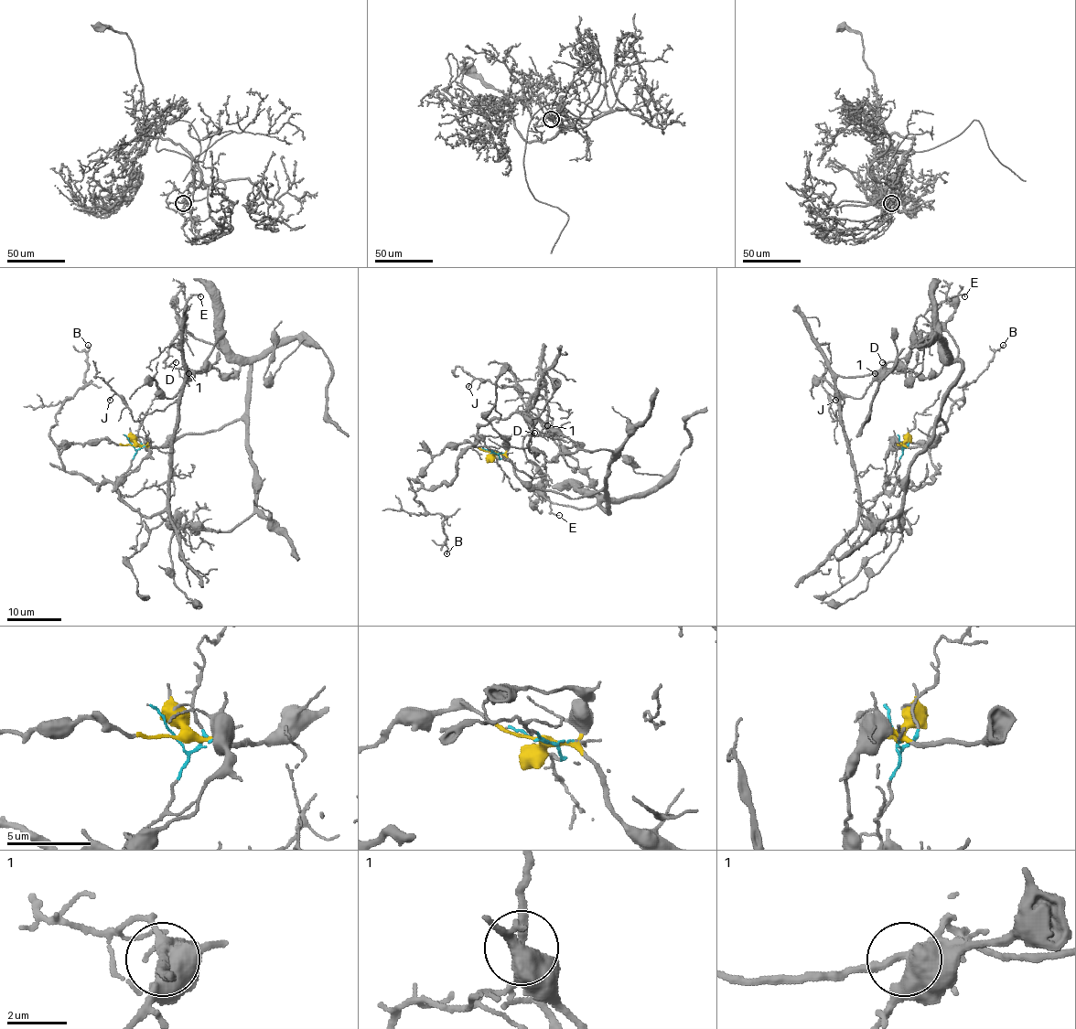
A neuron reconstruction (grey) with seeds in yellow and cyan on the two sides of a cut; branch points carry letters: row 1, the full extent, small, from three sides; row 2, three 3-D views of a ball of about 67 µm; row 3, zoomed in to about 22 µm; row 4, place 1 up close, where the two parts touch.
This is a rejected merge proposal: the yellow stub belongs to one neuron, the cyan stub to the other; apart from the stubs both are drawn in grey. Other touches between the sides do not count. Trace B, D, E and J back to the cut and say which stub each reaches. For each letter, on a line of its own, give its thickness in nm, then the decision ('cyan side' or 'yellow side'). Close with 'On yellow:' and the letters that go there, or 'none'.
B: 130 nm thick; cyan side
D: 110 nm thick; cyan side
E: 120 nm thick; cyan side
J: 120 nm thick; cyan side
On yellow: none

